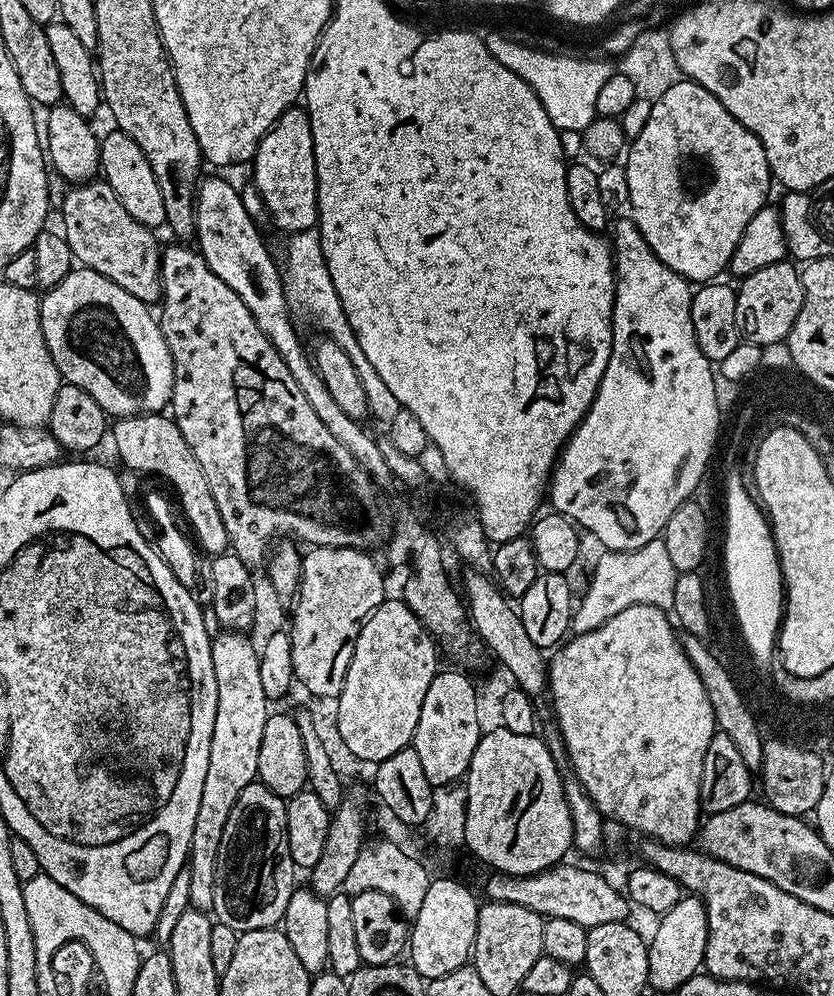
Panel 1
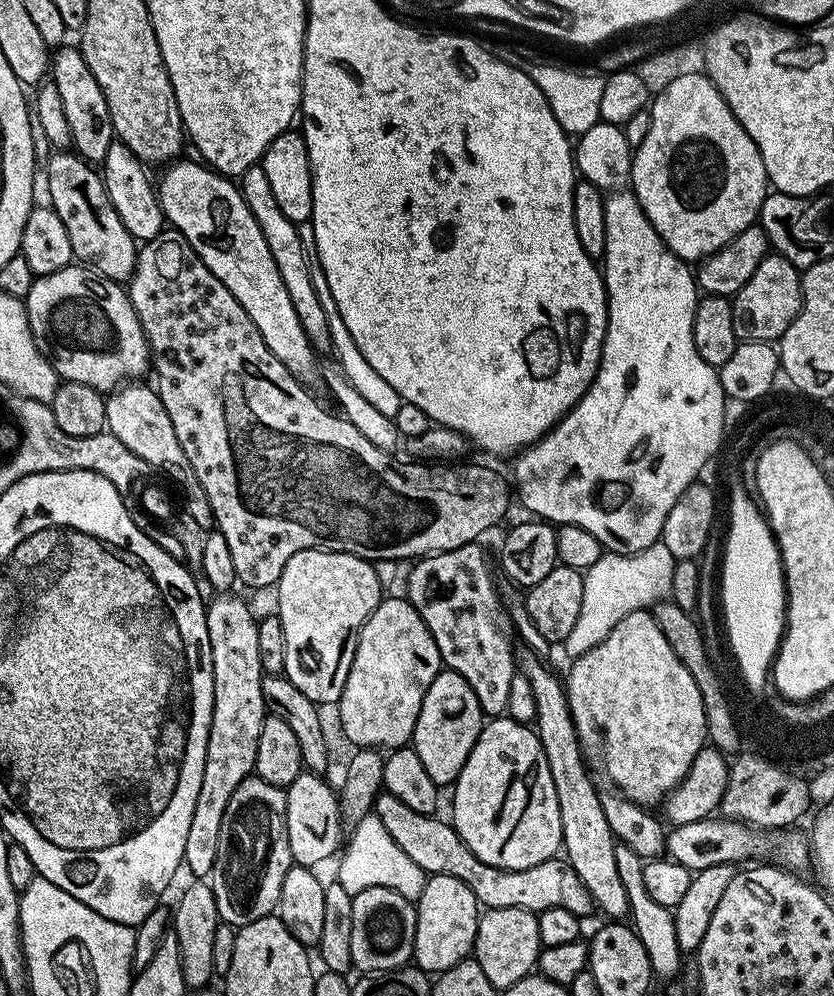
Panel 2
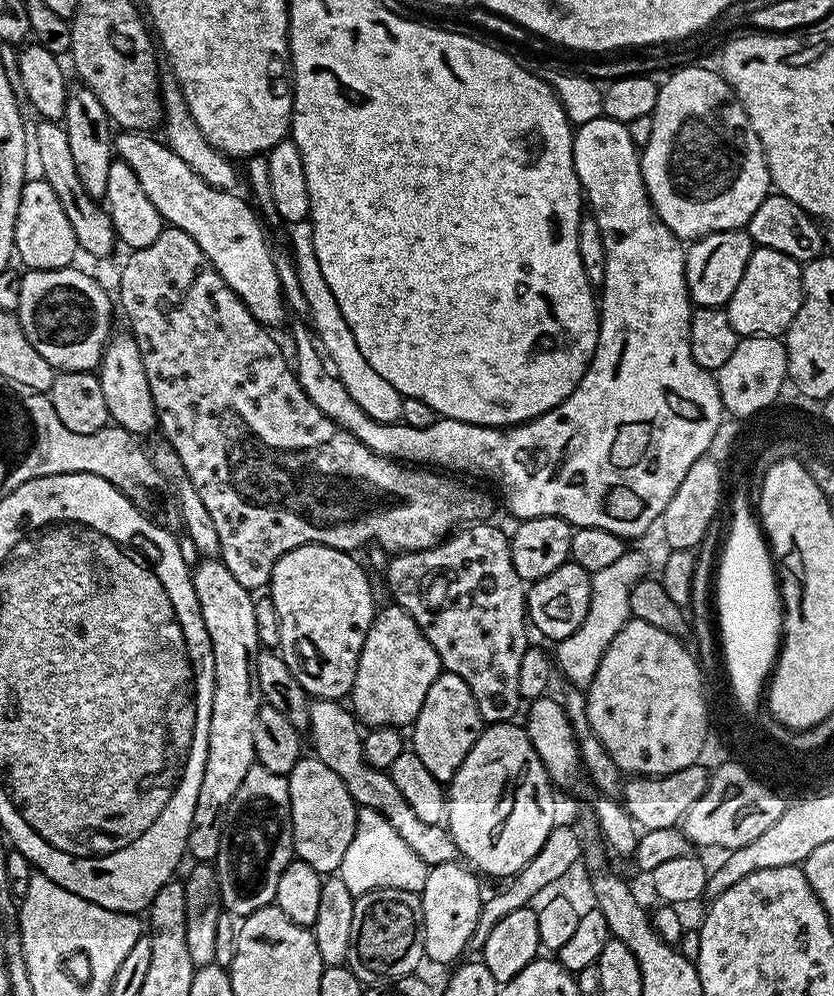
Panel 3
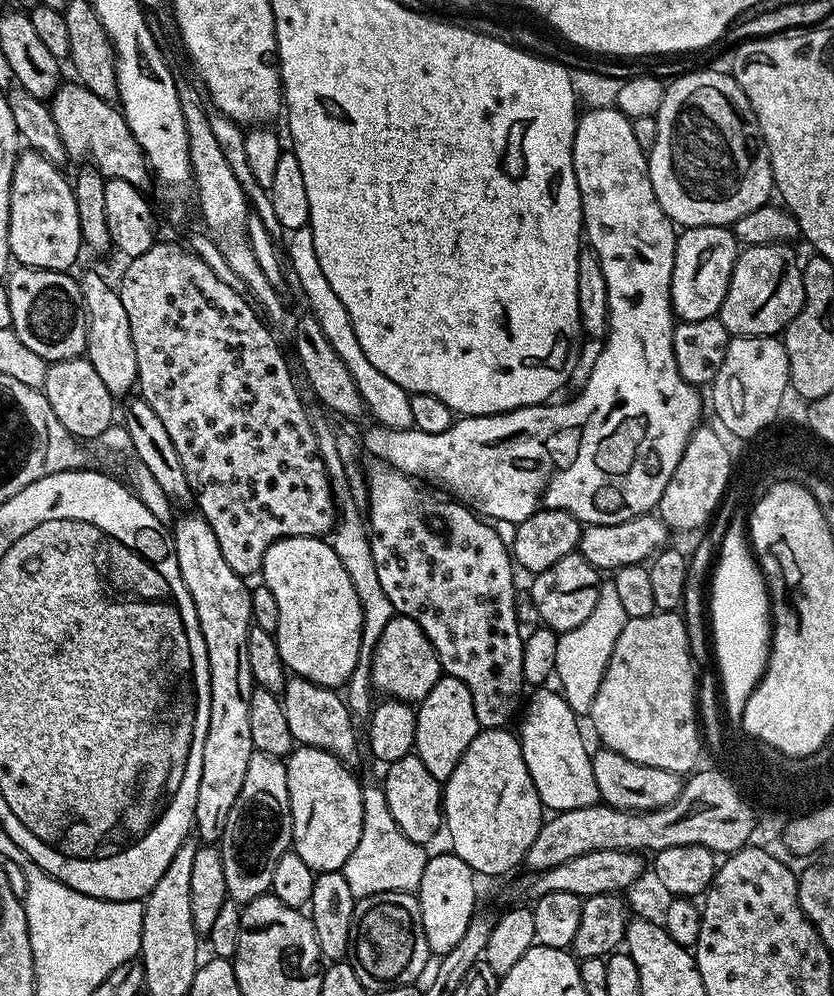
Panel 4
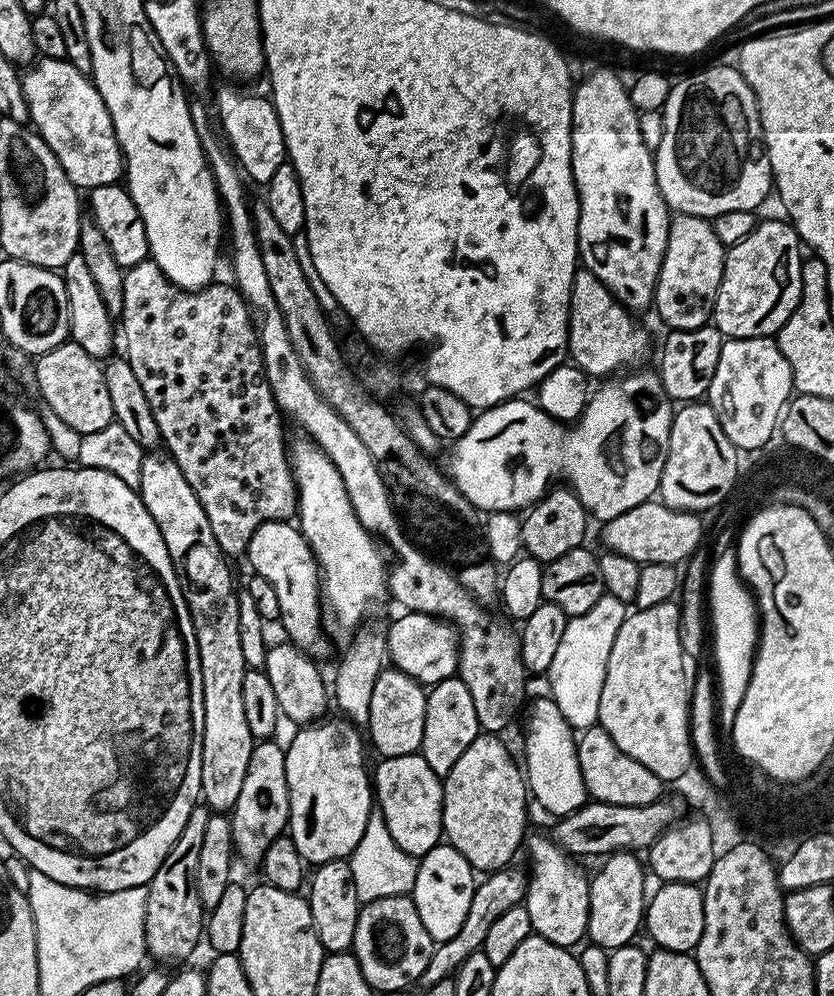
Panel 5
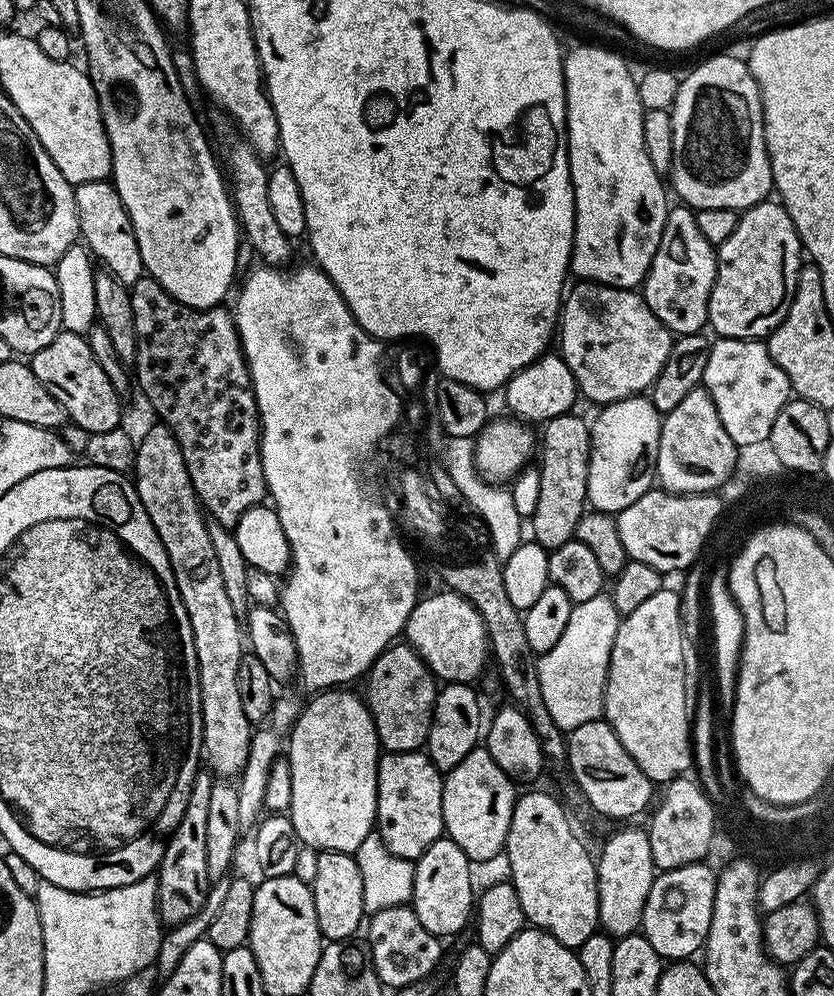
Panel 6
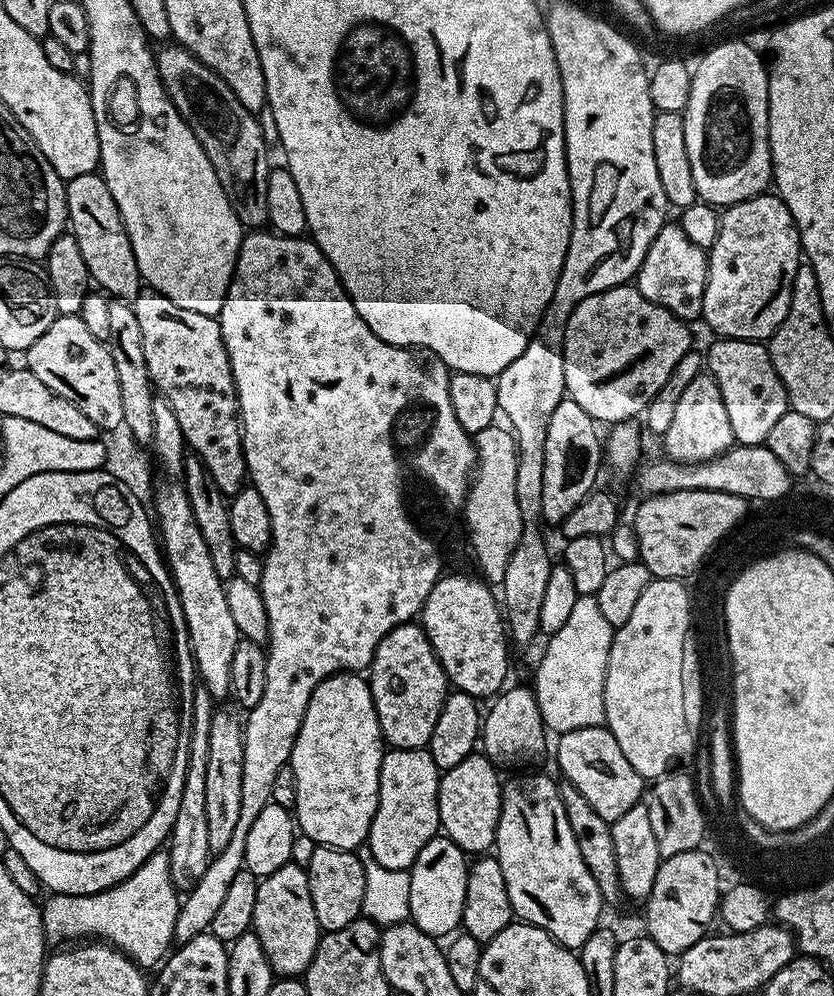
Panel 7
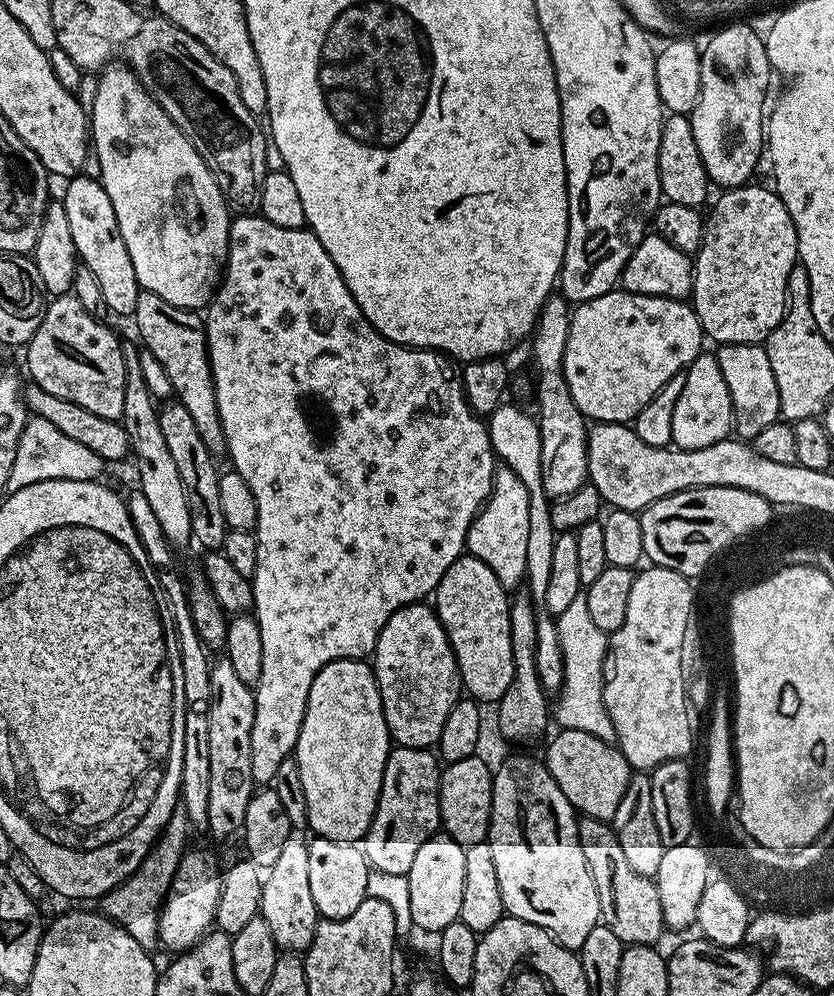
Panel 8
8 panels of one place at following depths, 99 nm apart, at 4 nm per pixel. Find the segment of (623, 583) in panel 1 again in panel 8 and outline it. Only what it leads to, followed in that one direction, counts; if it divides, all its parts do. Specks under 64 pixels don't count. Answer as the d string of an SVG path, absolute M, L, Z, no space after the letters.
M582 594L570 602L567 610L555 617L558 642L561 643L562 662L564 663L564 681L558 689L557 700L554 700L554 720L560 723L561 729L586 730L602 742L616 744L614 722L610 722L604 705L604 681L606 679L606 661L610 656L610 640L590 614L586 607L586 598Z

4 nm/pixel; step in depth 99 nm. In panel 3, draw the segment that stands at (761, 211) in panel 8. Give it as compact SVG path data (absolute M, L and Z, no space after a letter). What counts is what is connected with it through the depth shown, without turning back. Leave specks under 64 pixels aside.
M753 247L750 262L746 262L746 270L726 305L730 326L734 326L734 330L741 338L783 337L788 332L790 322L794 314L798 314L798 306L804 297L801 271L801 261L790 258L778 250Z

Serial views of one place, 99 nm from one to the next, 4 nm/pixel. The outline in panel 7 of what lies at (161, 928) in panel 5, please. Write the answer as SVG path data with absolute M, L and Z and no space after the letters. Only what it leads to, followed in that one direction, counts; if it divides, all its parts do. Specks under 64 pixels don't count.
M203 686L197 687L192 696L192 733L186 778L182 786L182 802L178 802L178 818L174 818L170 843L166 848L172 867L172 880L180 890L191 889L196 880L206 874L210 859L210 842L206 835L206 765L210 759L210 722L213 711L212 696Z

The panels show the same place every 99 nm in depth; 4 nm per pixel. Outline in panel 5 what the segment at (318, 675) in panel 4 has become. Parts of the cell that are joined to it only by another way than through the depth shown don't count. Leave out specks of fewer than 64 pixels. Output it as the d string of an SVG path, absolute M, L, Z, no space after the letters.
M271 520L258 526L258 530L254 530L250 538L246 560L252 563L251 571L266 578L266 582L270 582L270 586L274 586L278 593L279 623L284 624L284 632L288 635L285 637L299 648L312 650L320 640L322 604L318 599L318 589L321 583L316 558L299 527L286 520Z

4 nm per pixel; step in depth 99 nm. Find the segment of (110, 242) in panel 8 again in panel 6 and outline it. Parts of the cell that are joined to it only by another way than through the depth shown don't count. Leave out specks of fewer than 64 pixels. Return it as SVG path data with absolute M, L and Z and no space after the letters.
M108 180L86 182L75 185L76 209L80 223L80 236L89 252L102 263L103 271L108 272L118 282L131 285L145 275L142 254L138 250L138 242L134 234L134 226L130 222L130 214L118 194L116 185Z

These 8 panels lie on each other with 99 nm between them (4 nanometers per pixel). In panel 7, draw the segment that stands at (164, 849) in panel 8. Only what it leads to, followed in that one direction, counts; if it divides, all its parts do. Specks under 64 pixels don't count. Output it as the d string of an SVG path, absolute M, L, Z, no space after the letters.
M167 851L155 852L134 874L130 874L120 884L107 888L94 894L85 896L66 896L63 894L49 895L49 900L42 904L44 917L44 935L49 941L64 940L60 942L80 942L85 938L95 938L100 942L107 942L113 948L118 948L131 958L141 969L155 969L169 955L174 941L174 922L180 913L182 903L178 889L172 880L172 867Z

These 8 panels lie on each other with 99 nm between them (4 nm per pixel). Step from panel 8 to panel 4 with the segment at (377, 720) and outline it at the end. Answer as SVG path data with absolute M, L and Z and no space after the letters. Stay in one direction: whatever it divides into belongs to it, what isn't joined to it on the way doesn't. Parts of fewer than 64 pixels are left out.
M297 747L287 757L288 793L290 794L290 810L292 811L292 848L310 866L312 871L338 872L343 869L346 858L354 854L354 846L358 846L358 838L362 838L362 788L361 781L351 772L349 765L334 754L317 748Z

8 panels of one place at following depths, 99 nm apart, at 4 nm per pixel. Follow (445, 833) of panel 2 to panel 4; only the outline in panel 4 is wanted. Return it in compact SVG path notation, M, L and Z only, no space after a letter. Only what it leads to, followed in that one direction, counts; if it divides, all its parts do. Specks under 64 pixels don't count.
M292 674L284 681L280 705L286 710L286 723L297 745L317 748L334 754L340 760L352 762L356 756L356 728L354 717L345 697L335 688L323 688L306 678Z

